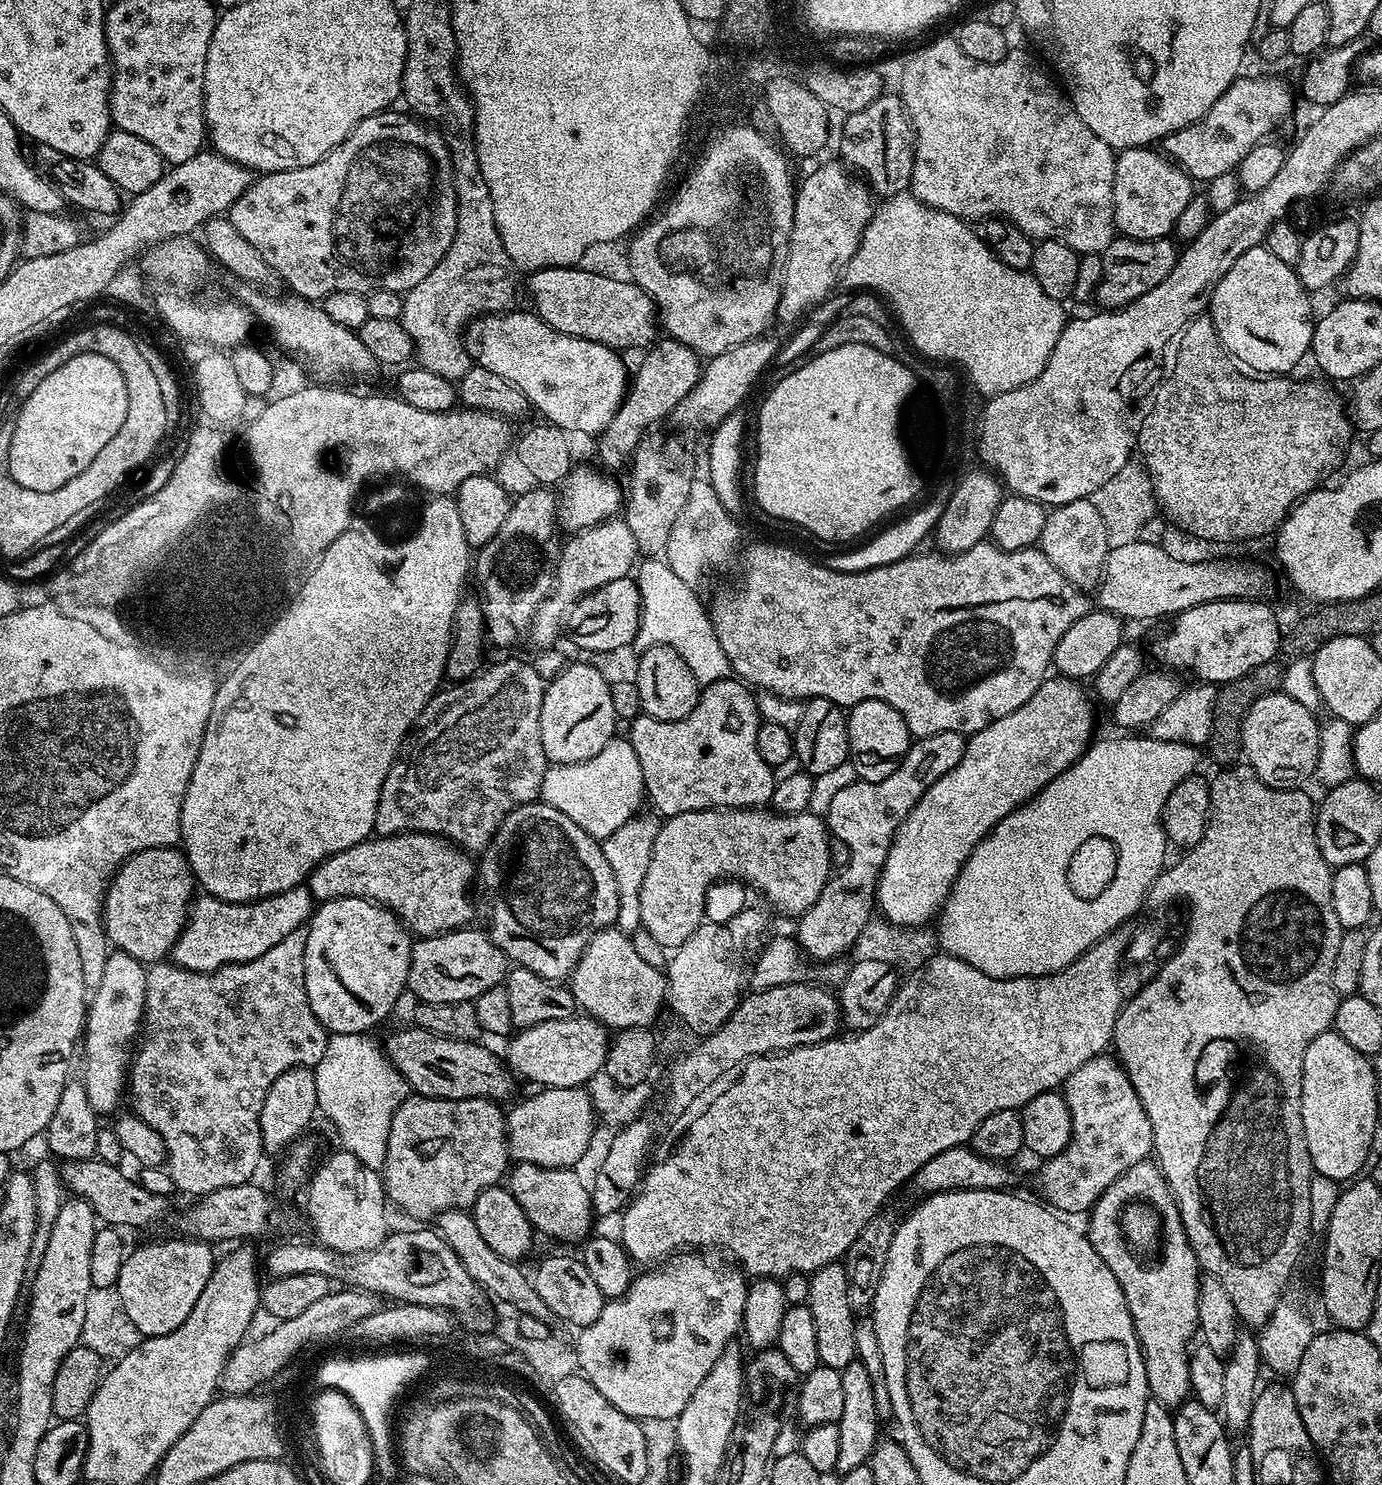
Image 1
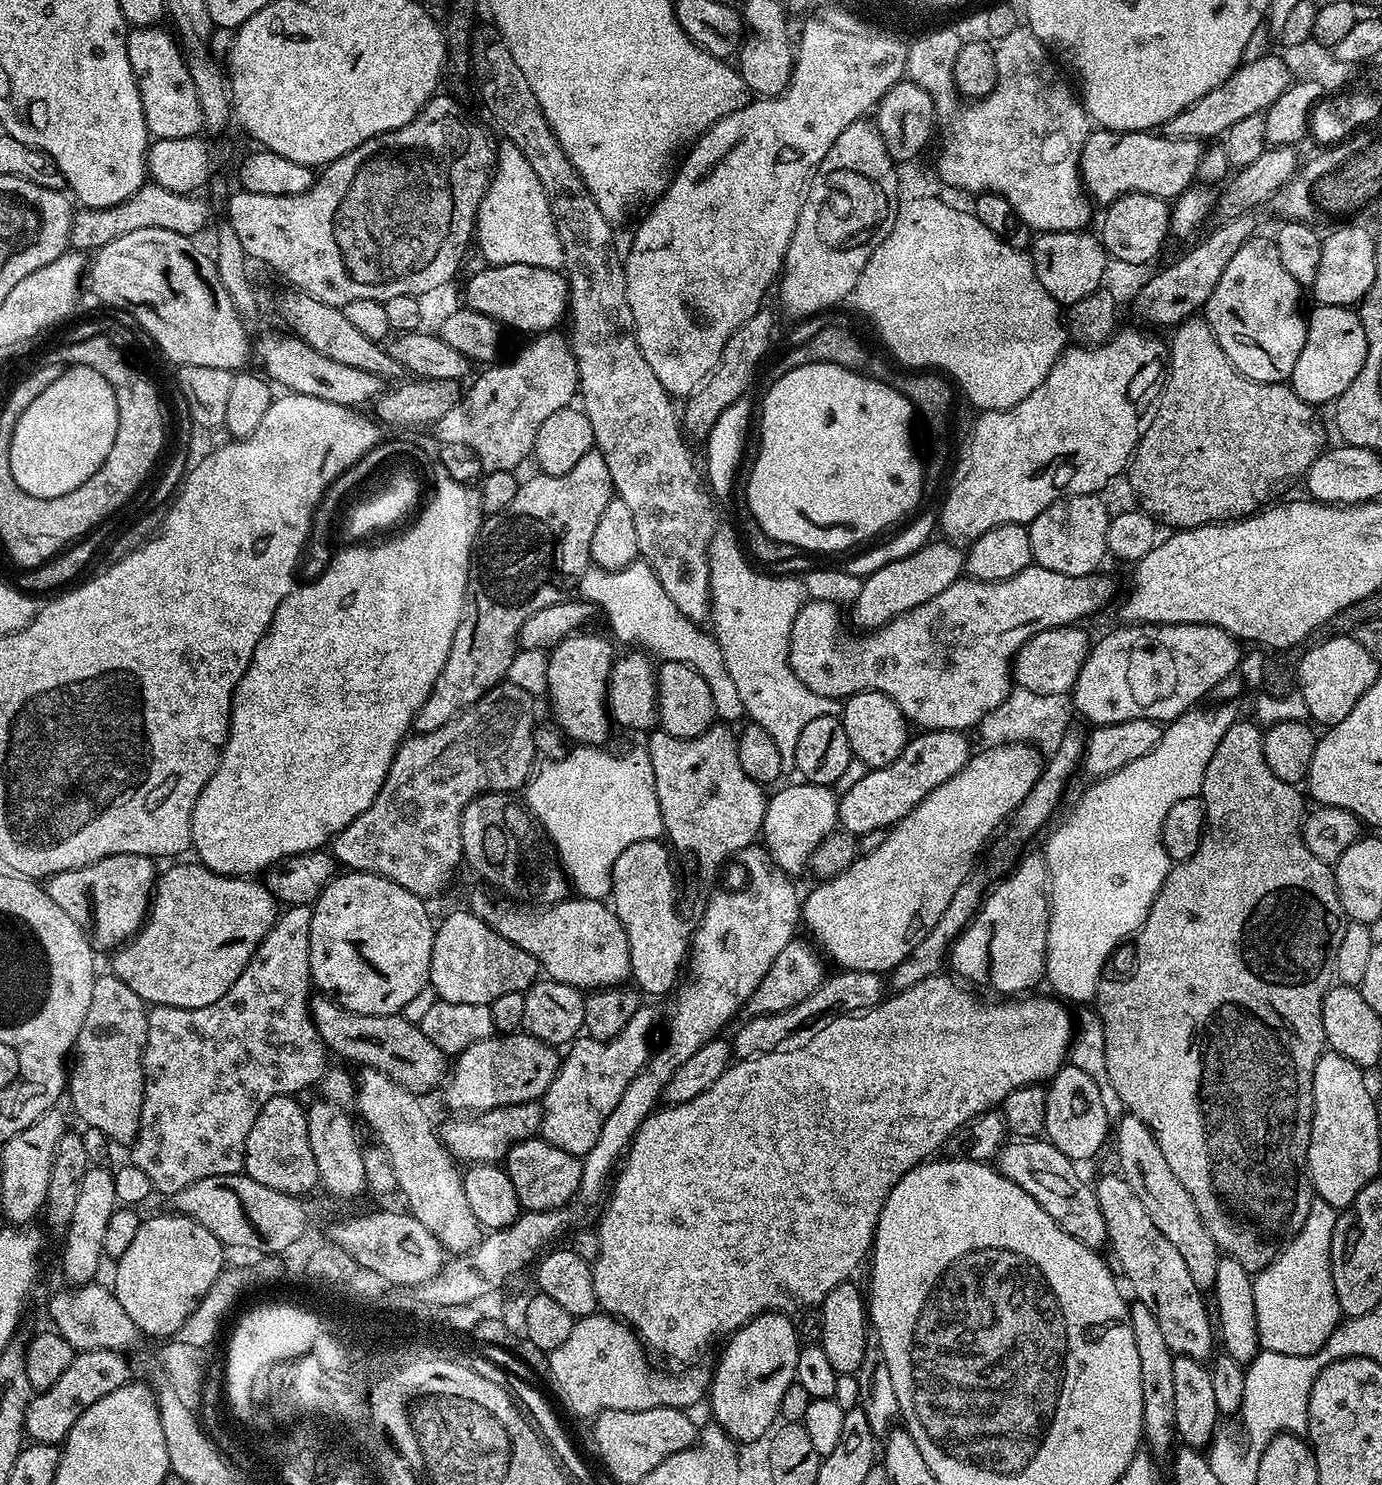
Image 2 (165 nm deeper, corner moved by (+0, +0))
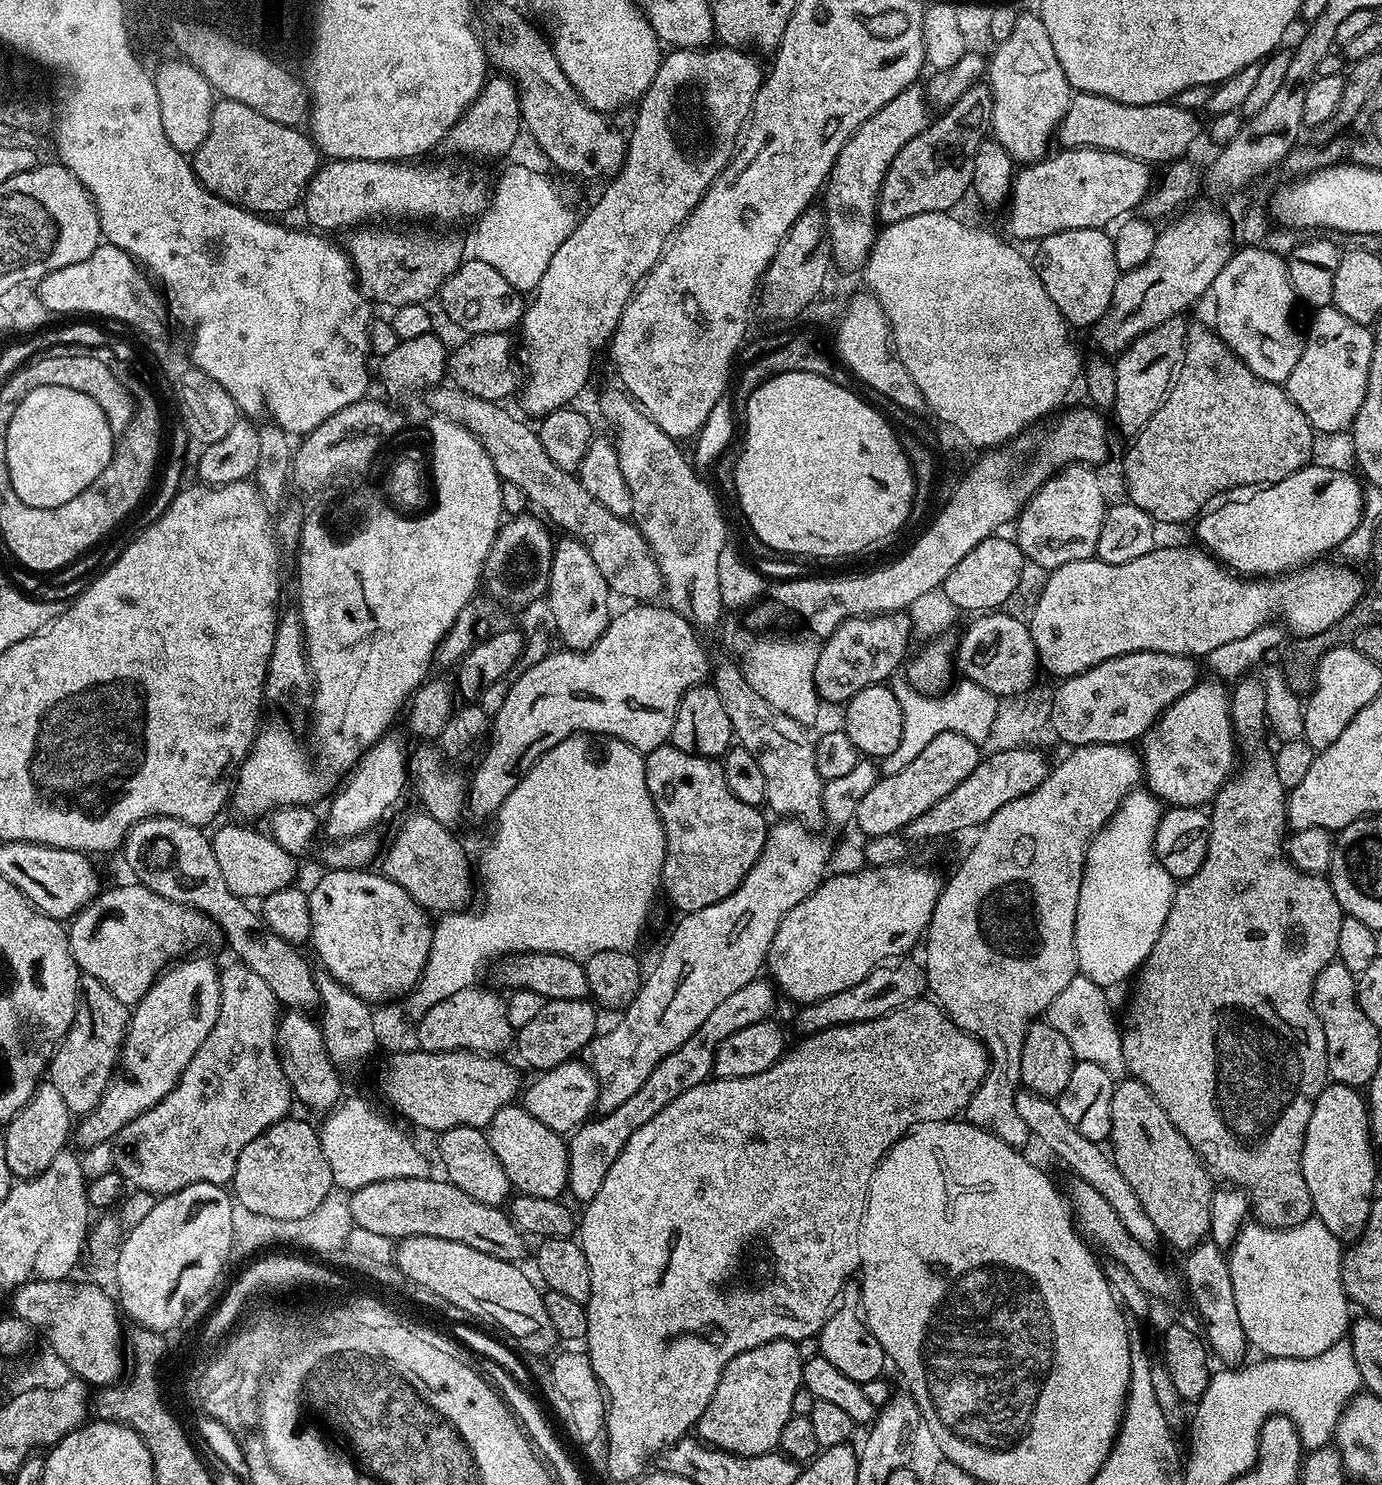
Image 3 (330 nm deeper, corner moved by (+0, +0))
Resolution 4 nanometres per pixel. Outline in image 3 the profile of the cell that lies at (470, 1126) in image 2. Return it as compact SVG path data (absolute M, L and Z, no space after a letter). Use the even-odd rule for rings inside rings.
M573 1058L554 1066L549 1072L539 1073L535 1077L537 1080L529 1088L527 1085L522 1092L522 1106L527 1112L534 1114L542 1126L550 1126L550 1130L561 1134L575 1132L598 1108L600 1084L591 1067L584 1062L579 1064L578 1061L579 1059Z

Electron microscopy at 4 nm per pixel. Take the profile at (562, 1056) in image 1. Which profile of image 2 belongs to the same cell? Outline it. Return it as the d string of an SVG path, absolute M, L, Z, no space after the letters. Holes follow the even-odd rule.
M523 1030L491 1036L455 1057L443 1089L444 1100L456 1114L489 1112L507 1104L539 1101L560 1068L562 1056L556 1052L559 1051L553 1045Z

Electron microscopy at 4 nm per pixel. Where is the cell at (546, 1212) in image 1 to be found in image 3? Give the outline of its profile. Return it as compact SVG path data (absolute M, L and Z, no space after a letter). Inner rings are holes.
M513 1102L496 1111L488 1123L486 1135L494 1154L498 1154L498 1162L502 1162L502 1170L506 1170L506 1178L517 1193L544 1199L565 1195L568 1186L568 1146L561 1133L550 1130L550 1126L542 1126L534 1114Z

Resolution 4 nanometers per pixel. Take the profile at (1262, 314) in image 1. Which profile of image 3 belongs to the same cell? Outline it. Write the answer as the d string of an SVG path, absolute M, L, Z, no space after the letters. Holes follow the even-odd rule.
M1265 246L1241 247L1233 251L1232 257L1222 266L1218 278L1214 278L1210 289L1212 304L1216 307L1214 331L1224 339L1225 346L1258 378L1271 384L1283 385L1290 378L1290 370L1298 366L1302 347L1302 332L1292 321L1294 293L1288 281L1288 266L1283 255L1272 252Z

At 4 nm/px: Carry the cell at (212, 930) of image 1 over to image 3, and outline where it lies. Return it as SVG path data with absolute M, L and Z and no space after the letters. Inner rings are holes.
M131 883L120 884L117 888L105 887L100 895L95 896L81 912L72 917L66 931L70 954L81 973L98 978L98 982L102 982L102 986L106 986L106 990L118 998L118 1002L134 1006L144 997L146 990L150 990L160 973L189 951L187 948L191 944L204 944L218 936L218 925L212 917L197 908L170 902L162 898L162 894L154 894L154 890L150 890L147 884Z

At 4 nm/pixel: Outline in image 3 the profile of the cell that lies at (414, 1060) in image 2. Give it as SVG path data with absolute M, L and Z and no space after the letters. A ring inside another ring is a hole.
M151 816L145 820L138 821L122 845L124 860L128 863L128 868L133 872L135 879L139 883L147 884L154 894L162 894L170 902L184 904L188 908L197 908L205 915L212 917L216 921L222 936L228 939L228 944L232 947L233 956L239 963L244 964L254 973L261 975L266 984L274 992L277 1001L285 1007L294 1010L312 1010L320 1003L320 991L316 985L316 972L314 968L304 961L305 953L298 947L296 951L292 949L296 945L288 940L283 940L274 930L270 930L264 925L264 917L259 911L251 908L247 899L236 896L226 886L226 881L222 879L222 870L218 866L218 858L214 858L212 841L209 833L204 828L195 828L178 818L169 816Z

